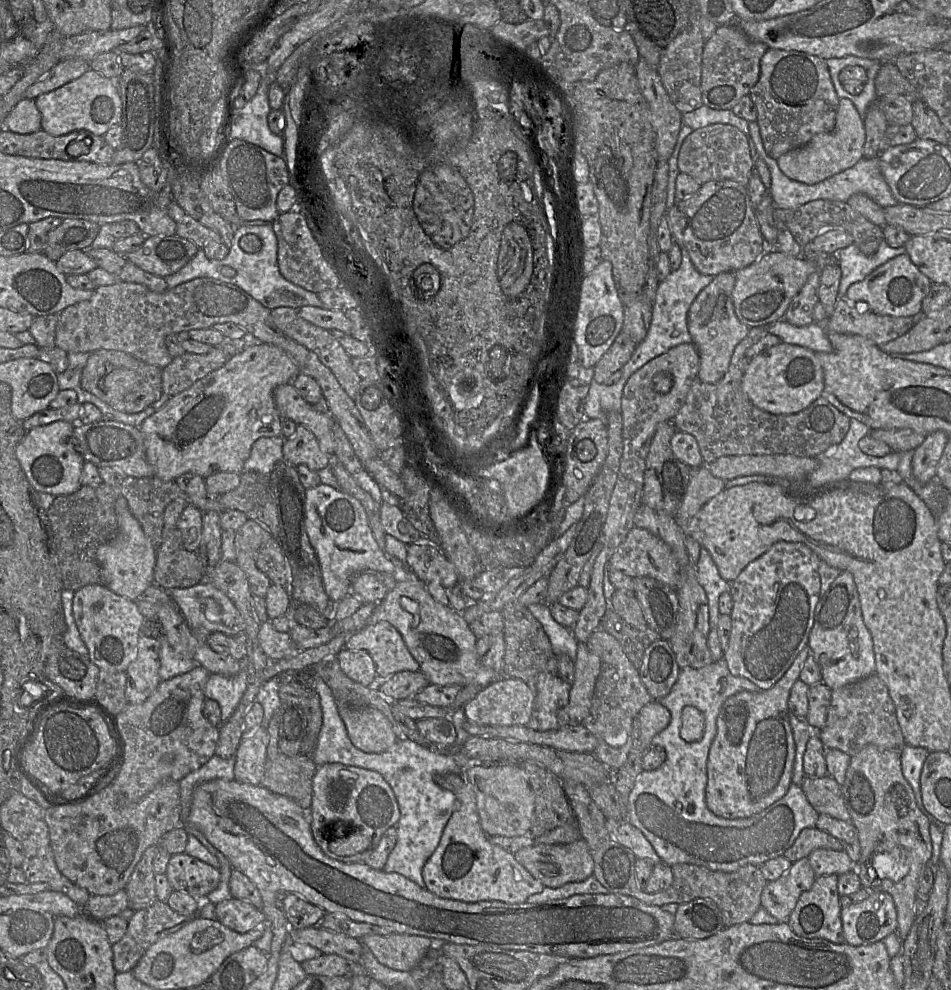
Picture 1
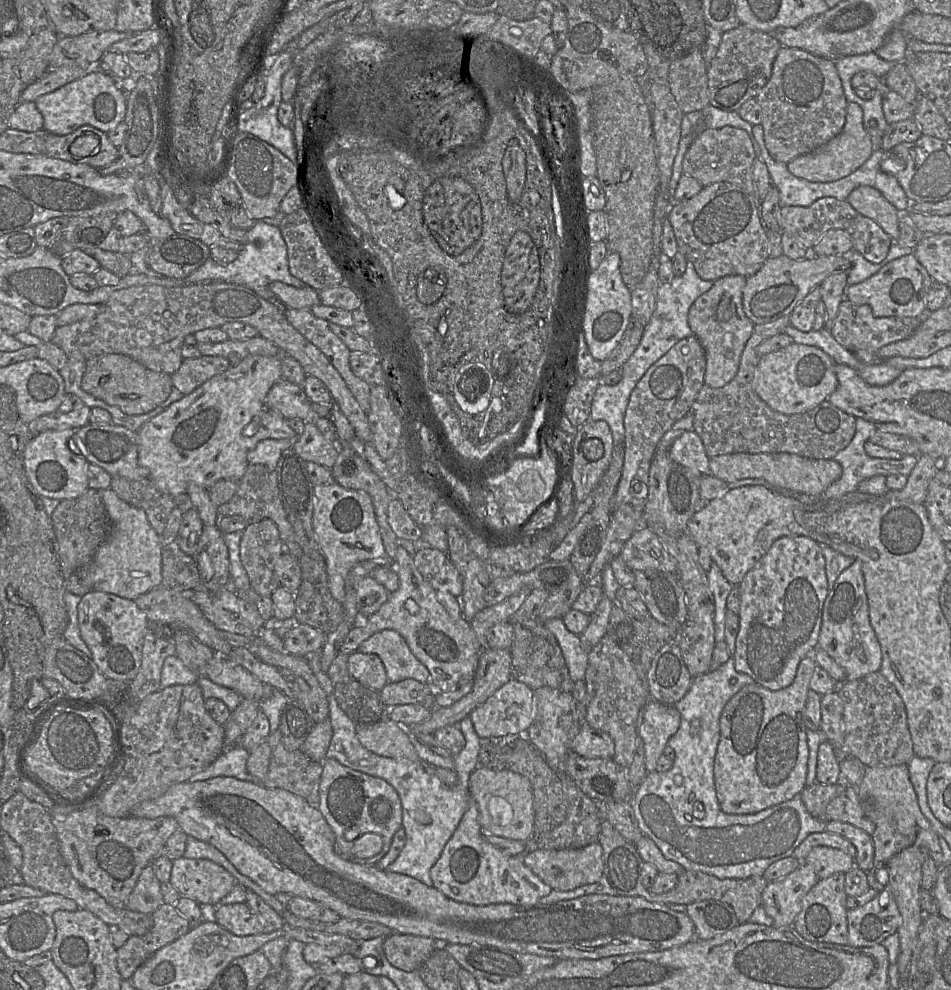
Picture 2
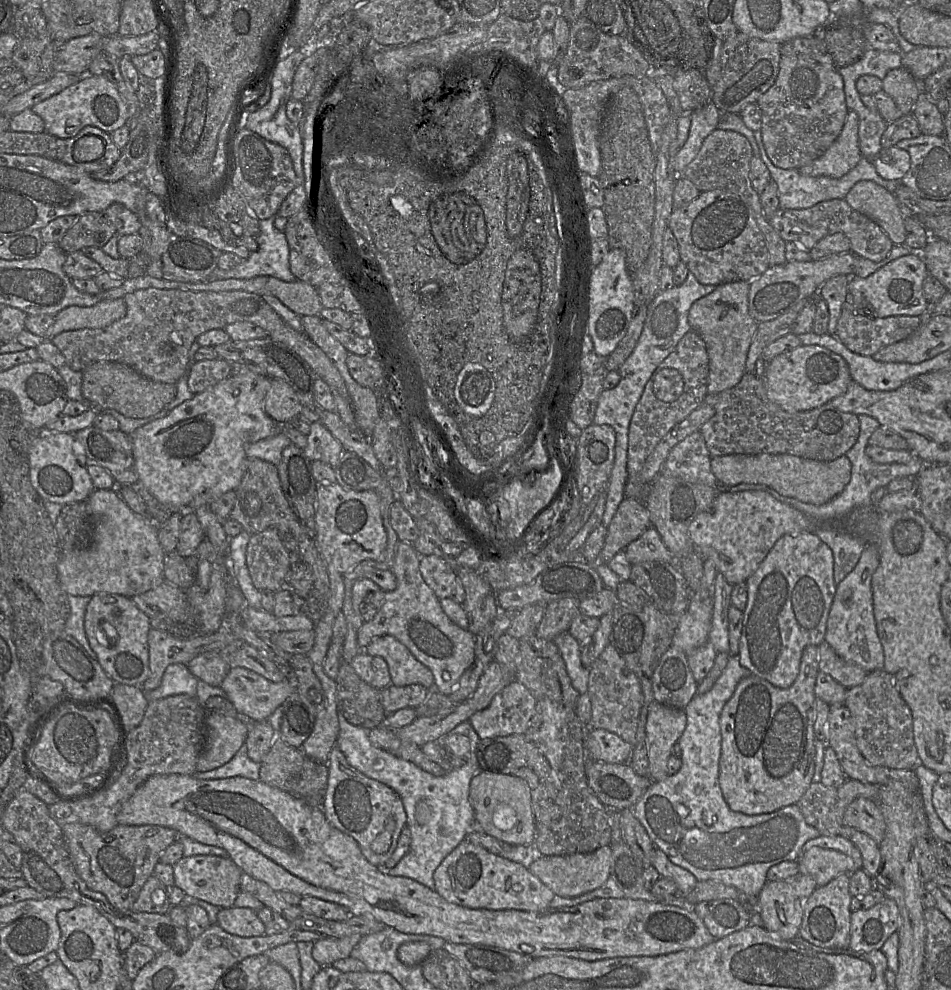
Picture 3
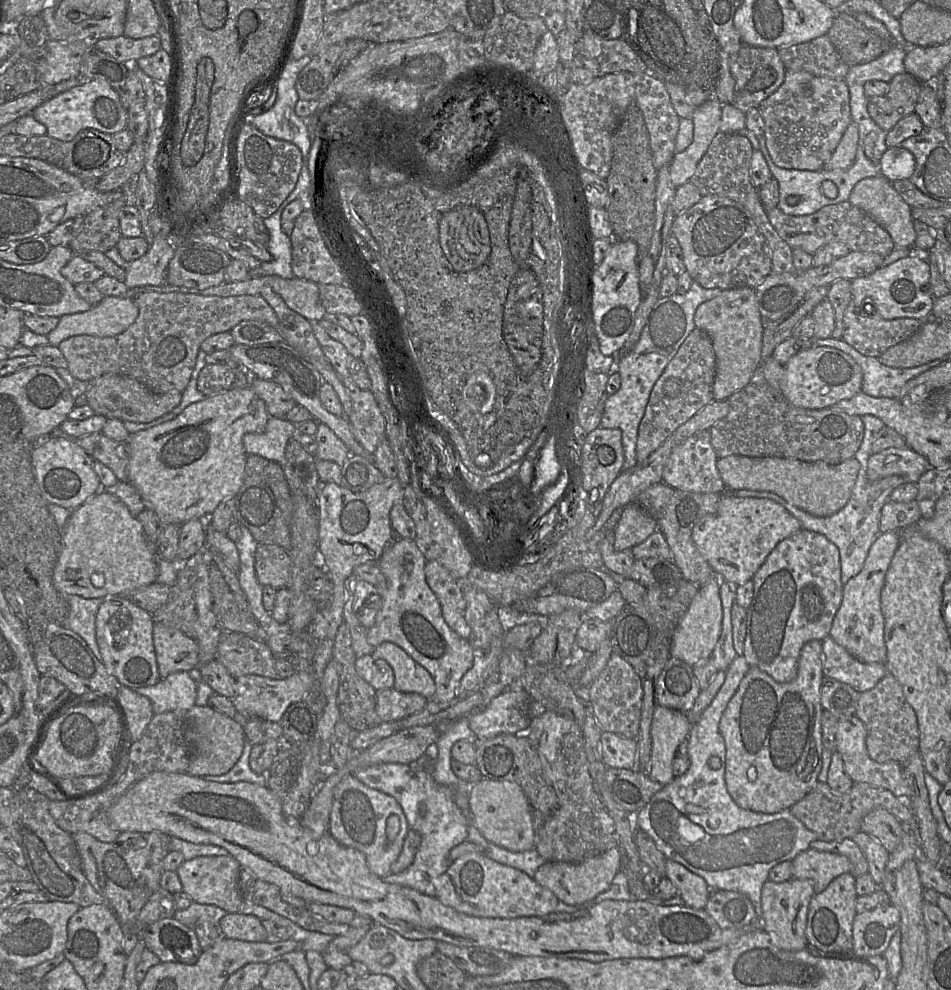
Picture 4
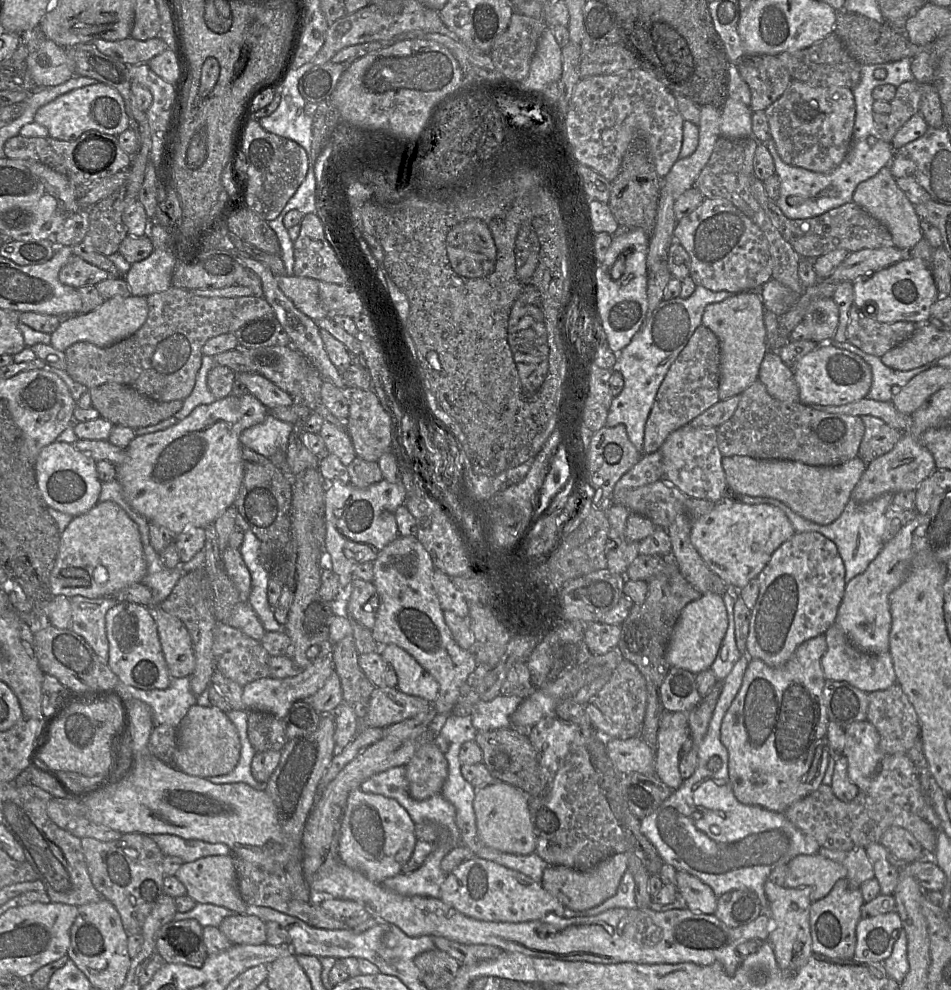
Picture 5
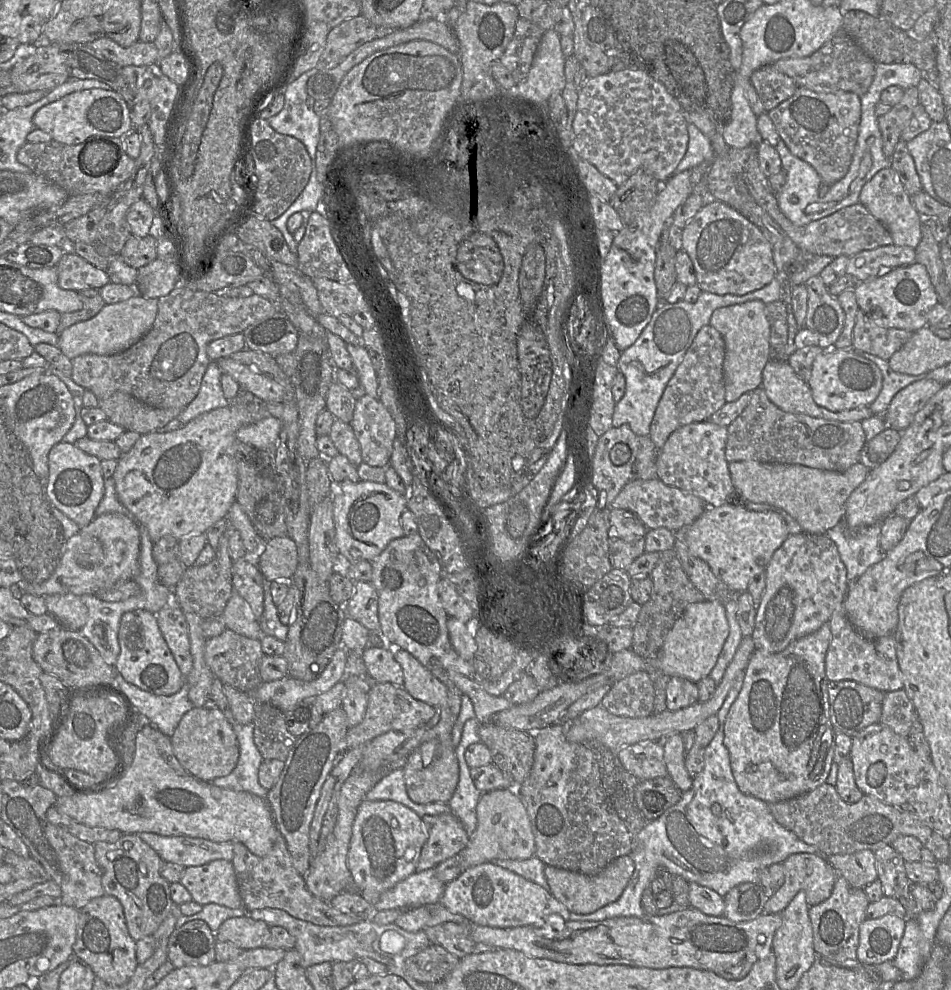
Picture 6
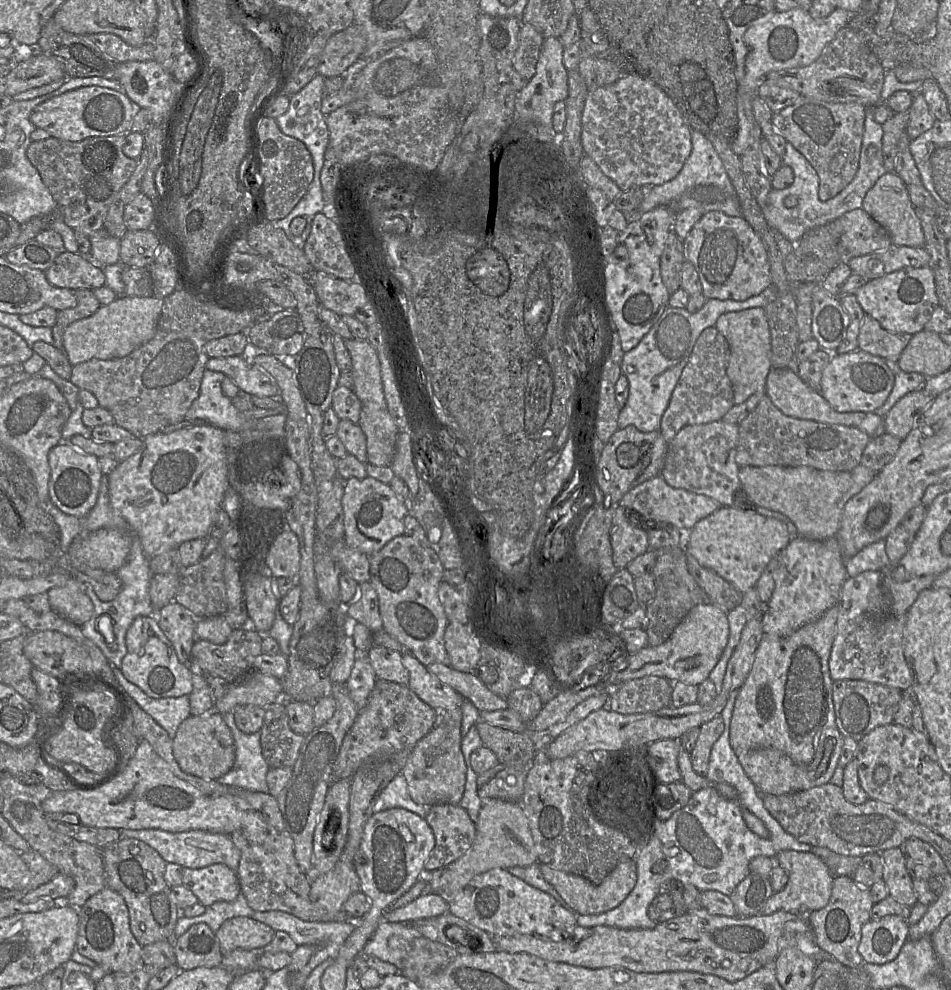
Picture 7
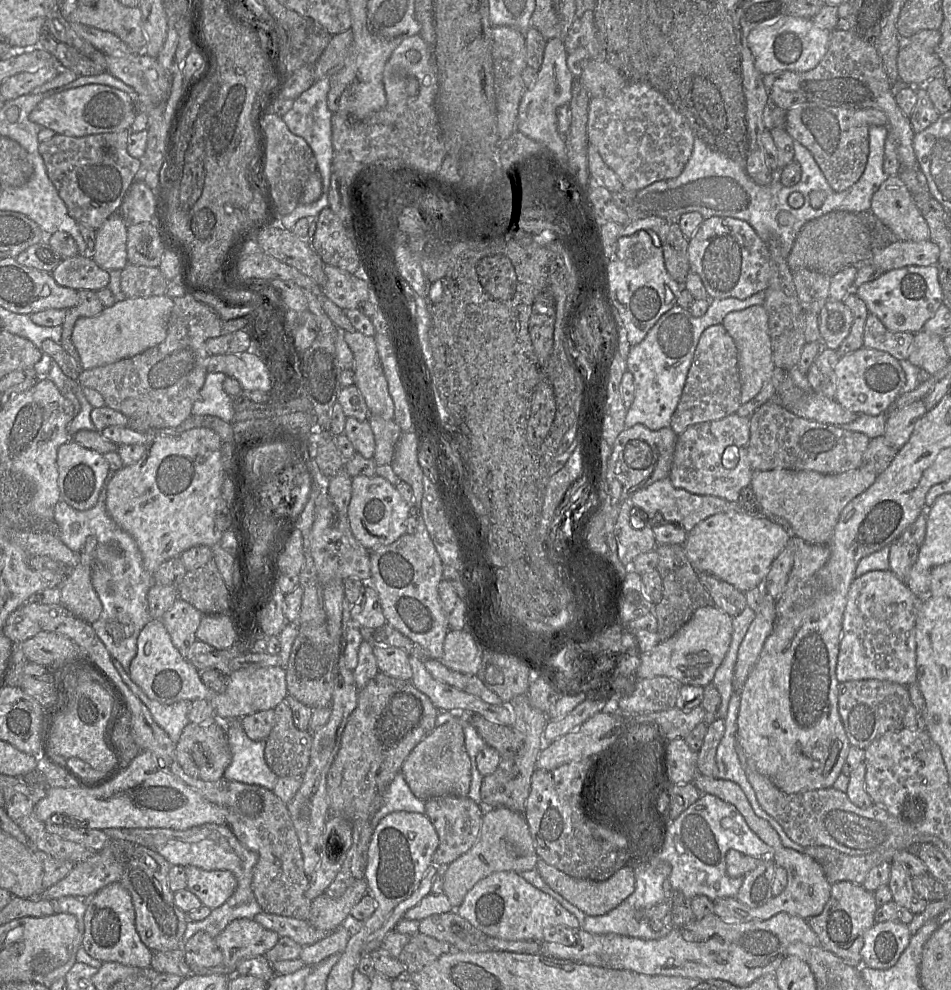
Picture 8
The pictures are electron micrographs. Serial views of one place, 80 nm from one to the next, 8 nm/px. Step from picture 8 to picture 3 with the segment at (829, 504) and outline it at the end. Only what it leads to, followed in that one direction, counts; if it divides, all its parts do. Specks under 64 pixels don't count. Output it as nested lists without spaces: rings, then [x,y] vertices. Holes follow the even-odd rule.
[[[729,454],[712,457],[711,470],[723,487],[741,483],[766,485],[782,496],[816,506],[835,498],[843,491],[851,478],[851,463],[845,455],[832,461],[821,462],[790,454]]]

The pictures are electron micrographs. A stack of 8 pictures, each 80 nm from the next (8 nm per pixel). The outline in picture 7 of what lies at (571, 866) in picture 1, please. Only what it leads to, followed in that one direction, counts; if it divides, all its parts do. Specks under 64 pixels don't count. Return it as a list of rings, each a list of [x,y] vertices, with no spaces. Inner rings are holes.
[[[633,859],[618,864],[599,885],[579,875],[556,870],[543,863],[540,869],[544,879],[555,888],[568,907],[577,915],[601,914],[616,908],[628,897],[637,882],[636,863]]]

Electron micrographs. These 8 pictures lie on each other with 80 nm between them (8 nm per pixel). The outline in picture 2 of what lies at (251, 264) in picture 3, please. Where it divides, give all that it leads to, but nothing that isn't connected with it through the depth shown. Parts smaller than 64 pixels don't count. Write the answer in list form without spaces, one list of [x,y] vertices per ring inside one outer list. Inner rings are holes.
[[[258,221],[251,229],[246,231],[246,242],[246,244],[242,244],[242,249],[233,262],[219,265],[209,257],[202,266],[184,279],[185,284],[204,282],[236,284],[253,290],[267,301],[277,301],[278,299],[269,288],[269,284],[273,281],[281,281],[297,288],[306,286],[302,280],[290,273],[287,246],[278,226]]]

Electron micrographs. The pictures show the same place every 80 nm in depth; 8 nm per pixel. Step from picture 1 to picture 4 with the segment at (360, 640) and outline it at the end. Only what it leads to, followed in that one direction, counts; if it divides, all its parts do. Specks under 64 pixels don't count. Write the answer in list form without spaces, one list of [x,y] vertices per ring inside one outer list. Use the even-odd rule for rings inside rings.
[[[383,642],[374,648],[371,655],[386,660],[392,667],[396,690],[433,698],[436,686],[432,675],[400,646],[393,642]]]

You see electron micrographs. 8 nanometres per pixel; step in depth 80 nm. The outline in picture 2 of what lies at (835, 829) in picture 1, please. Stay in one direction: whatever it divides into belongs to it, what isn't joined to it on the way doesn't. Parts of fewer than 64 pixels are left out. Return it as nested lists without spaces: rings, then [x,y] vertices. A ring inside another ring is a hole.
[[[836,820],[827,821],[825,828],[826,831],[848,840],[855,847],[855,867],[859,867],[864,872],[868,872],[872,868],[874,845],[870,835],[849,823]]]

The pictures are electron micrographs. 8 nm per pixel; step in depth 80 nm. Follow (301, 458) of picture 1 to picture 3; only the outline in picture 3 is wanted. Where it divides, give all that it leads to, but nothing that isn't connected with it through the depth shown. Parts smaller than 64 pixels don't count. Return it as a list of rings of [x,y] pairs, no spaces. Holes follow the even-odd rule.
[[[320,421],[311,423],[307,438],[303,452],[310,461],[319,460],[333,468],[338,464],[344,449]]]

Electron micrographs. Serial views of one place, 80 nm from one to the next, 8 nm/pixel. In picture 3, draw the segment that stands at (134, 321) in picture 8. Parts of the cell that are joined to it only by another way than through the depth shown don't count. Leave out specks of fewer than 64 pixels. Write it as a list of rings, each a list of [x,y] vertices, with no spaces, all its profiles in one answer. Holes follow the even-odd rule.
[[[123,298],[101,301],[91,307],[69,306],[54,316],[55,322],[47,330],[45,341],[65,331],[107,327],[123,318],[126,311]]]

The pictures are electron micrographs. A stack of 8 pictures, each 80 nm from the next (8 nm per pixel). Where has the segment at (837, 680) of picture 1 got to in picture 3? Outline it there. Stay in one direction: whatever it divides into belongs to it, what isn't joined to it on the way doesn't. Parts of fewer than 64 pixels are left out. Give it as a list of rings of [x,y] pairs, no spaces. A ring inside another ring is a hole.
[[[868,544],[855,568],[837,585],[824,639],[843,660],[861,667],[868,673],[881,669],[884,664],[883,647],[874,618],[871,587],[872,576],[878,566],[878,548],[874,544]]]

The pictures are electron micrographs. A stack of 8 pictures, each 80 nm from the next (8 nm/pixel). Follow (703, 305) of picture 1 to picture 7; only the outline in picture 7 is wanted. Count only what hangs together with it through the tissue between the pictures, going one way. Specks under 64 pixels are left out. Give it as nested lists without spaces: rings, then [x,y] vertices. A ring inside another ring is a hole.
[[[752,307],[722,314],[715,324],[725,337],[730,349],[726,374],[731,382],[734,403],[745,402],[752,394],[765,391],[771,365],[771,338],[765,308]]]

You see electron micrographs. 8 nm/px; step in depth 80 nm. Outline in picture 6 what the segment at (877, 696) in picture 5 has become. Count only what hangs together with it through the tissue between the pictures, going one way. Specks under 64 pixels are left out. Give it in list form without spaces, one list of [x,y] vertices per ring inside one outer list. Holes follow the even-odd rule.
[[[905,690],[885,693],[879,723],[889,727],[896,734],[908,738],[916,719],[916,710]]]

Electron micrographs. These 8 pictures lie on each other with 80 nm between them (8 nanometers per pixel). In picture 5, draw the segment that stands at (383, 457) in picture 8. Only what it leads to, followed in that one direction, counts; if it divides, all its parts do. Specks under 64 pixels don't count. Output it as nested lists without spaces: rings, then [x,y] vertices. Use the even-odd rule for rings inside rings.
[[[347,388],[349,415],[345,429],[356,456],[370,462],[391,450],[391,418],[373,390]]]

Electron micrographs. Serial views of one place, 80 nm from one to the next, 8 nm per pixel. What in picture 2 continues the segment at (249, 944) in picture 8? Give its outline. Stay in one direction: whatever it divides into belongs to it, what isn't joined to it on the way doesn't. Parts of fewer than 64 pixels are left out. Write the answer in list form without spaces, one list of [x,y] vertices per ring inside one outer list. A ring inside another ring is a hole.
[[[246,902],[217,905],[215,915],[216,922],[234,935],[265,933],[264,921],[251,911]]]

